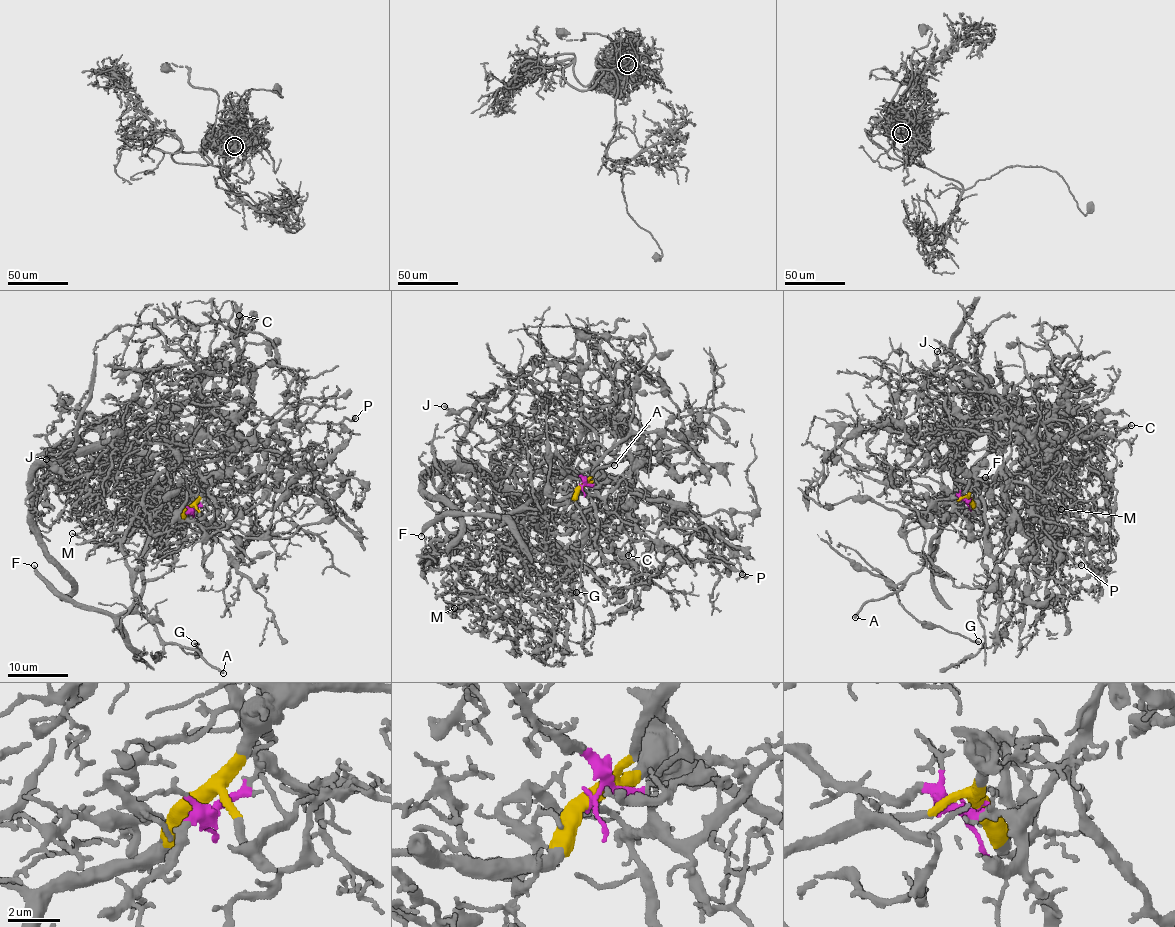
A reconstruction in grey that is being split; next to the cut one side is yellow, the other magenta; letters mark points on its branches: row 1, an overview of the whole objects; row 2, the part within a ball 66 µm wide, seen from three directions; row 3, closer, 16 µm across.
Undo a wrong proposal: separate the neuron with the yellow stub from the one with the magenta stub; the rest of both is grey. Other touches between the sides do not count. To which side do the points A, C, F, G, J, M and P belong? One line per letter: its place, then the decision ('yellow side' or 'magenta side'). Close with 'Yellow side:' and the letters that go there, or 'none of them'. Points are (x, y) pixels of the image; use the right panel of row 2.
A: place (855, 617); yellow side
C: place (1131, 425); magenta side
F: place (985, 477); yellow side
G: place (978, 641); yellow side
J: place (937, 351); magenta side
M: place (1061, 509); magenta side
P: place (1081, 565); magenta side
Yellow side: A, F, G

